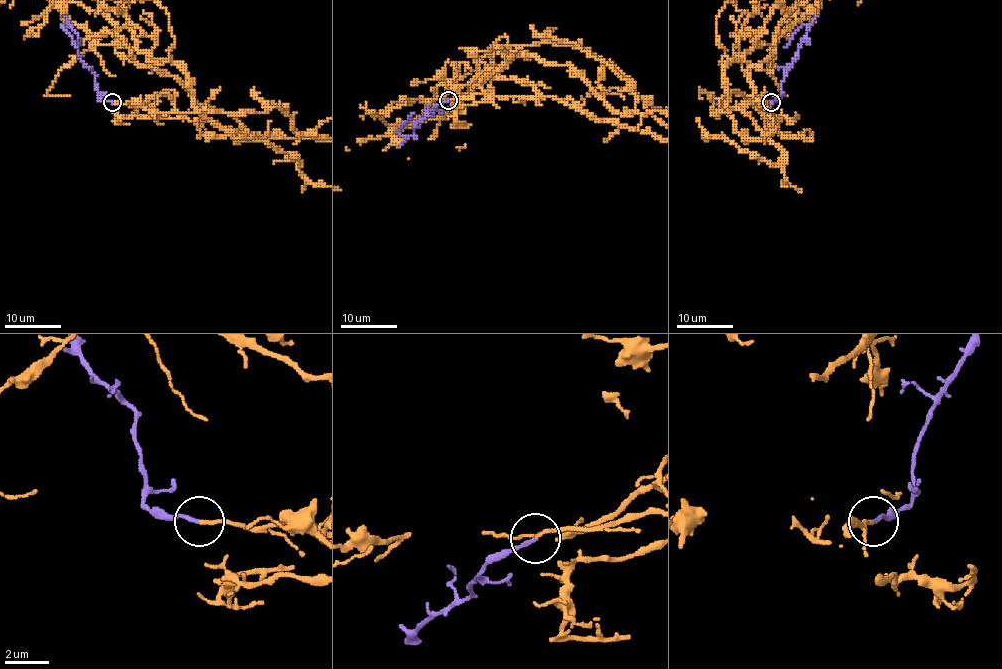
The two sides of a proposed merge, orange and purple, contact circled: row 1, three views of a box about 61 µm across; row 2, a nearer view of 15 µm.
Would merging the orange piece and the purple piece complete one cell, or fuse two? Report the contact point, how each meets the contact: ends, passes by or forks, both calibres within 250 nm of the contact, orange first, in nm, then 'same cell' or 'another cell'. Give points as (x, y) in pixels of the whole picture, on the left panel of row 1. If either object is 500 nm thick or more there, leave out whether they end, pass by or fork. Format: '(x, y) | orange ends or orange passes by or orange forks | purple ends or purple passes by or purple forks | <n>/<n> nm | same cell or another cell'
(112, 102) | orange ends | purple ends | 150/160 nm | same cell

